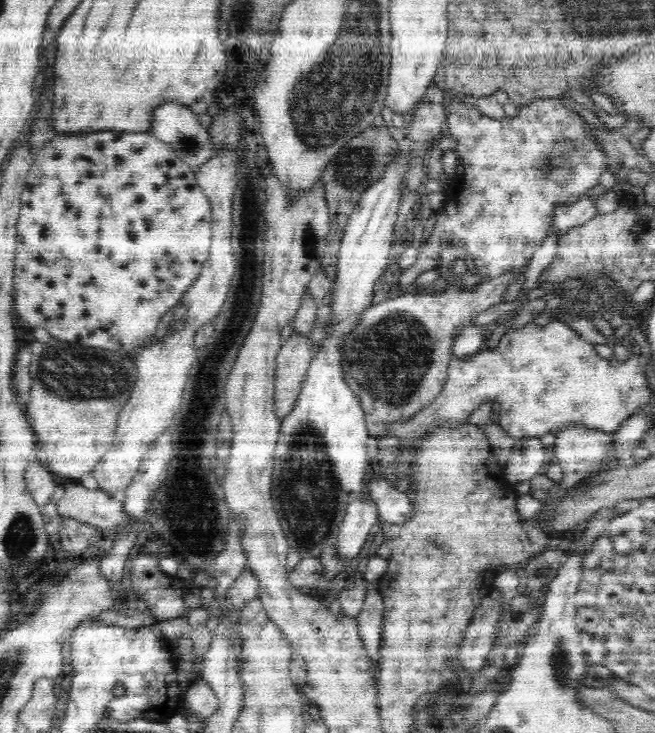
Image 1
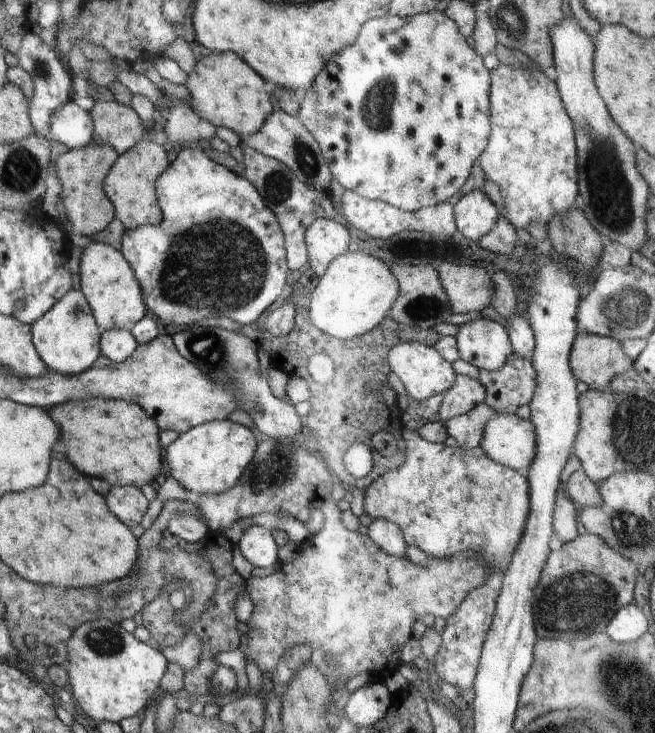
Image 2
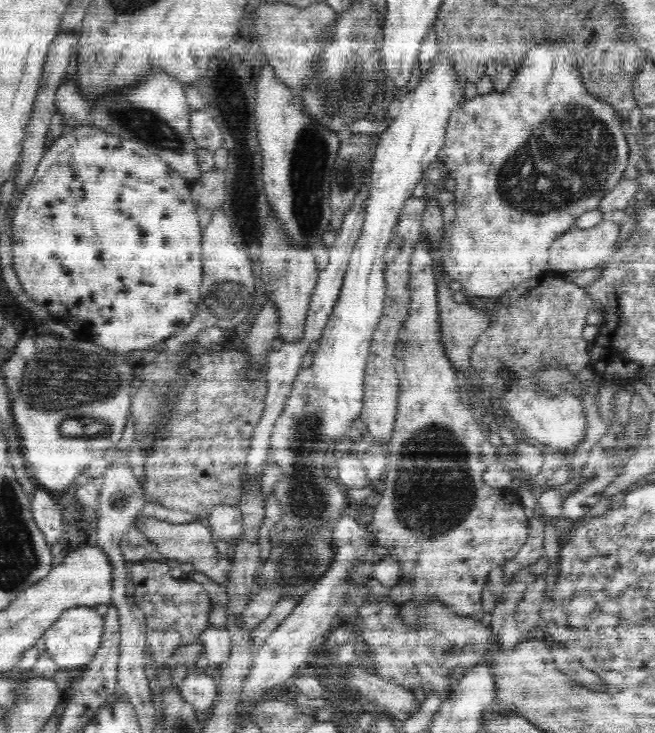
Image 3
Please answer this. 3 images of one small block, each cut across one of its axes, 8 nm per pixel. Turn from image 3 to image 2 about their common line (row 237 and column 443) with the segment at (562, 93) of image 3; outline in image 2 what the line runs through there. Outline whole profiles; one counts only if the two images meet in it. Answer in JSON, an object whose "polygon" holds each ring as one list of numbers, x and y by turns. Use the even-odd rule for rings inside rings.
{"polygon":[[403,428,402,436,406,443,404,462,380,474,368,485,364,497,365,512,373,519,384,518,394,522,400,528,407,546,416,546,431,558,446,558,470,552,470,554,480,554,480,558,484,558,486,564,495,572,504,572,506,564,522,538,530,510,530,486,525,473,490,460,481,446,476,446,472,450,462,450,458,446,450,447,446,443,434,444,424,440,416,429],[462,492,502,492,502,494,492,494,492,502,496,506,494,518,486,518,480,500,476,500,484,498,484,494,474,496],[464,504,472,506,470,514,464,512]]}

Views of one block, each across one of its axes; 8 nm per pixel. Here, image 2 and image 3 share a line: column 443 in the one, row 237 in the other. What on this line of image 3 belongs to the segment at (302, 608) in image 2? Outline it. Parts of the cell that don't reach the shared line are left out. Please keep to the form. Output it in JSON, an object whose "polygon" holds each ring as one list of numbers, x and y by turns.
{"polygon":[[606,218,592,228,570,228,549,248,549,269,567,273,602,266,613,252,620,224]]}

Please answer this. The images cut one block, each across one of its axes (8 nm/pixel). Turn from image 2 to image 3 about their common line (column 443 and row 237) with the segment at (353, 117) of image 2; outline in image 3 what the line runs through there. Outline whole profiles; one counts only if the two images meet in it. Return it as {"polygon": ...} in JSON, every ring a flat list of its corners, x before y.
{"polygon":[[78,125,71,131,63,132,49,147,29,185,23,190,19,205,12,220,13,268,26,296,36,304,44,306,54,321,64,323,77,340,99,345,108,351,126,356,132,350,160,347,170,336,182,330,196,314,200,303,203,281,202,239,203,230,198,221,198,209,192,198,188,180,174,171,157,154,152,154,138,141,123,139,102,132,94,125]]}

